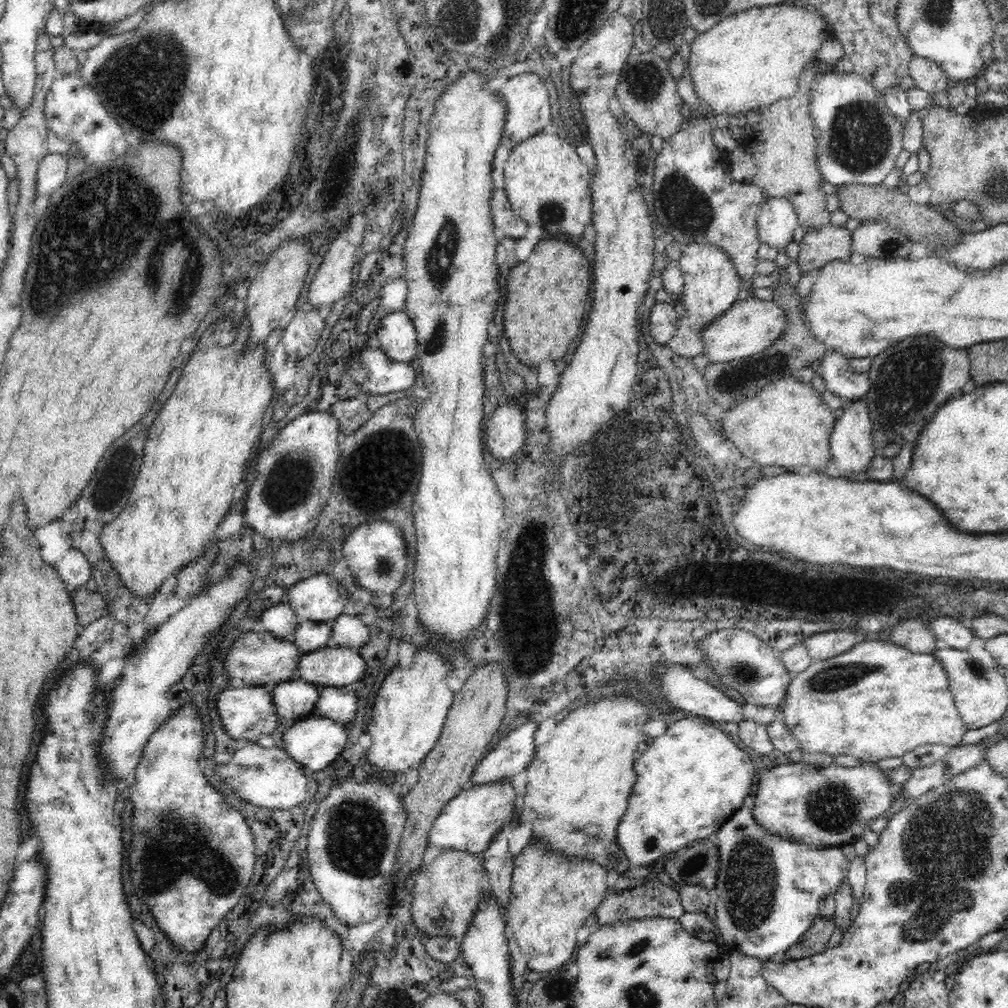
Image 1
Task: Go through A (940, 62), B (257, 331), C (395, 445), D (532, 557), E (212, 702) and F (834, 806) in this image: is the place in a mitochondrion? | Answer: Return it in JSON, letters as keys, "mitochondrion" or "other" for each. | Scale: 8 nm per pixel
{"A":"other","B":"other","C":"mitochondrion","D":"mitochondrion","E":"other","F":"mitochondrion"}

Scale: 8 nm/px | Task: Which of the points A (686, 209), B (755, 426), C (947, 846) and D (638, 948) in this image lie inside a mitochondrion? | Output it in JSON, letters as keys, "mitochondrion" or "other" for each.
{"A":"mitochondrion","B":"other","C":"mitochondrion","D":"mitochondrion"}

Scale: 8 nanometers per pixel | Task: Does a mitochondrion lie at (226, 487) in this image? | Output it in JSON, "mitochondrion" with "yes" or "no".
{"mitochondrion":"no"}

